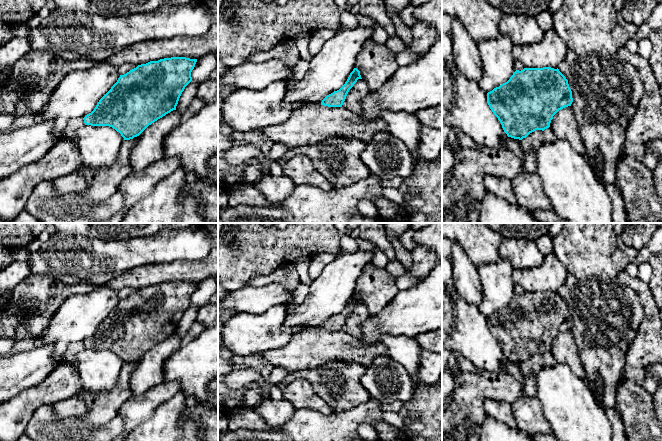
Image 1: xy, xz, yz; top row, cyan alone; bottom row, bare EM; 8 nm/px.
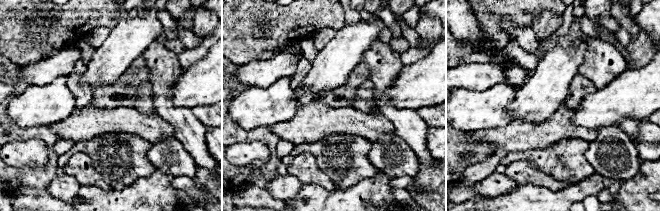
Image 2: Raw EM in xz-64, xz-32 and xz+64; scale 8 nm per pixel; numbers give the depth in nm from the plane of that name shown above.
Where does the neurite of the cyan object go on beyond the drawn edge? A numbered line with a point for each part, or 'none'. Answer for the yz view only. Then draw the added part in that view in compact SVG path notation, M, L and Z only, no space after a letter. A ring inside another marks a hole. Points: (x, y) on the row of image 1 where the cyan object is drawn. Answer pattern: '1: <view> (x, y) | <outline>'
none

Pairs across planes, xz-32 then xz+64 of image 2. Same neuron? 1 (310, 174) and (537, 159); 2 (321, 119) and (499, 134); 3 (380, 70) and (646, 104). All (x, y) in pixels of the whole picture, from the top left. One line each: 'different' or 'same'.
1: different
2: same
3: different

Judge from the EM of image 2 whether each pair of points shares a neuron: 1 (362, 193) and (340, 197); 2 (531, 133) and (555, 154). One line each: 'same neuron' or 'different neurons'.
1: same neuron
2: different neurons

